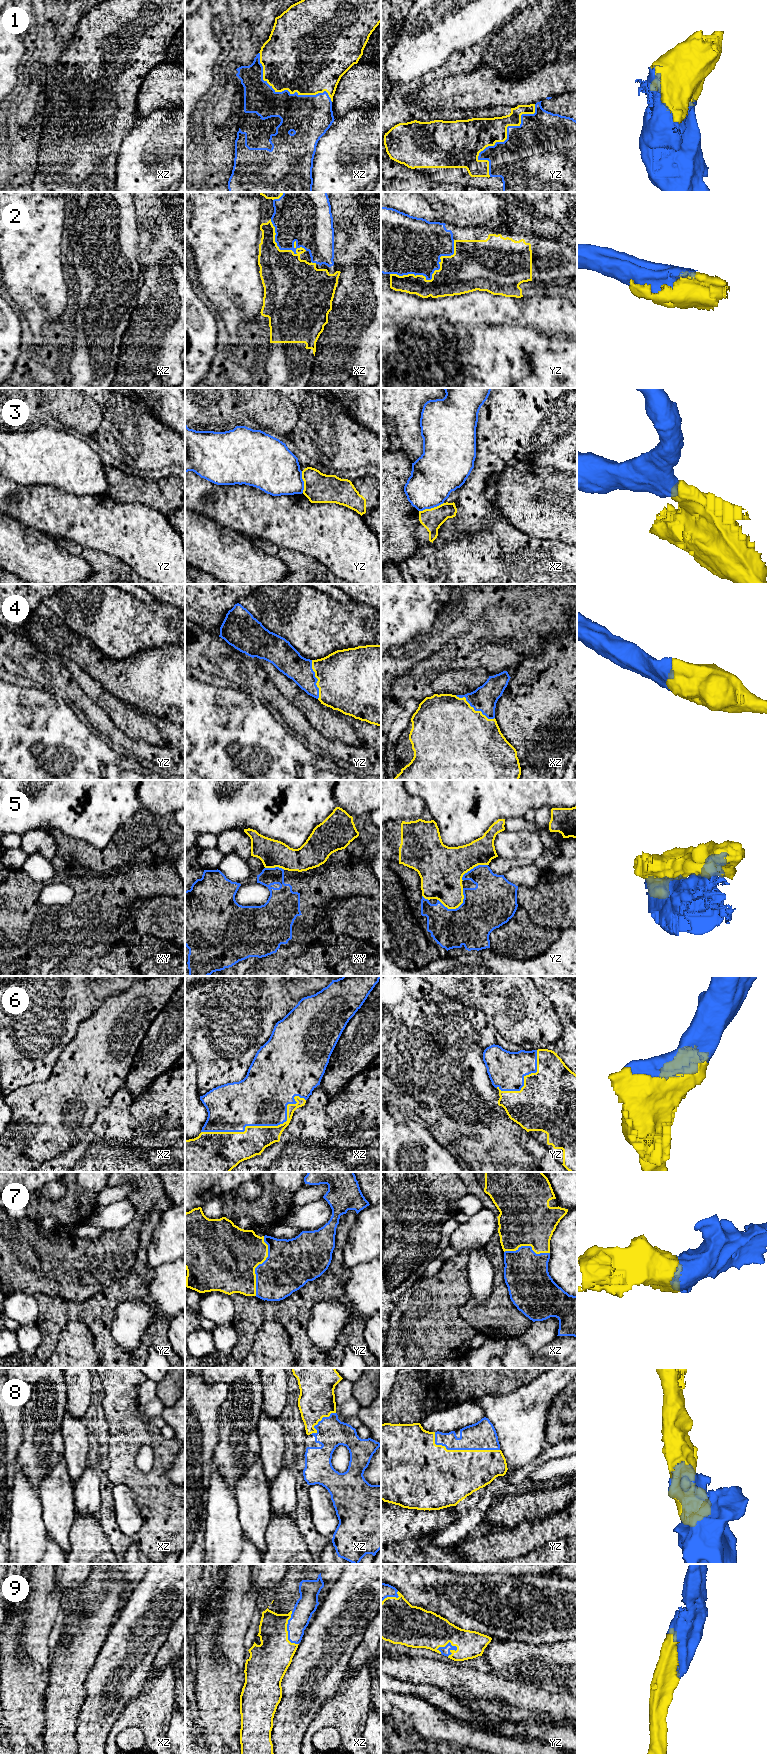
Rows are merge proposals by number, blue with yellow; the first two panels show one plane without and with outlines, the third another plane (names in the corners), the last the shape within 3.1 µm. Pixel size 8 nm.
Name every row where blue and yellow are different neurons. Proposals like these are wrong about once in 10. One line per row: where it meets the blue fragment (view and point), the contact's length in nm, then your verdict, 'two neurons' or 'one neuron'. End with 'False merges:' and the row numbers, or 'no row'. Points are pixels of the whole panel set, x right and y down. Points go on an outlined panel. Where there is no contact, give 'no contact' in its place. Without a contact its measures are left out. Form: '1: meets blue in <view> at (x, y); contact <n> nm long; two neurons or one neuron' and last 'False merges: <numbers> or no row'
1: meets blue in yz at (505, 140); contact 700 nm long; one neuron
2: meets blue in yz at (432, 273); contact 600 nm long; one neuron
3: meets blue in xz at (431, 507); contact 220 nm long; two neurons
4: meets blue in xz at (474, 709); contact 380 nm long; one neuron
5: meets blue in yz at (456, 908); contact 240 nm long; two neurons
6: meets blue in xz at (262, 1125); contact 900 nm long; one neuron
7: meets blue in yz at (258, 1265); contact 480 nm long; one neuron
8: meets blue in yz at (462, 1449); contact 550 nm long; one neuron
9: meets blue in yz at (447, 1644); contact 180 nm long; one neuron
False merges: 3, 5

